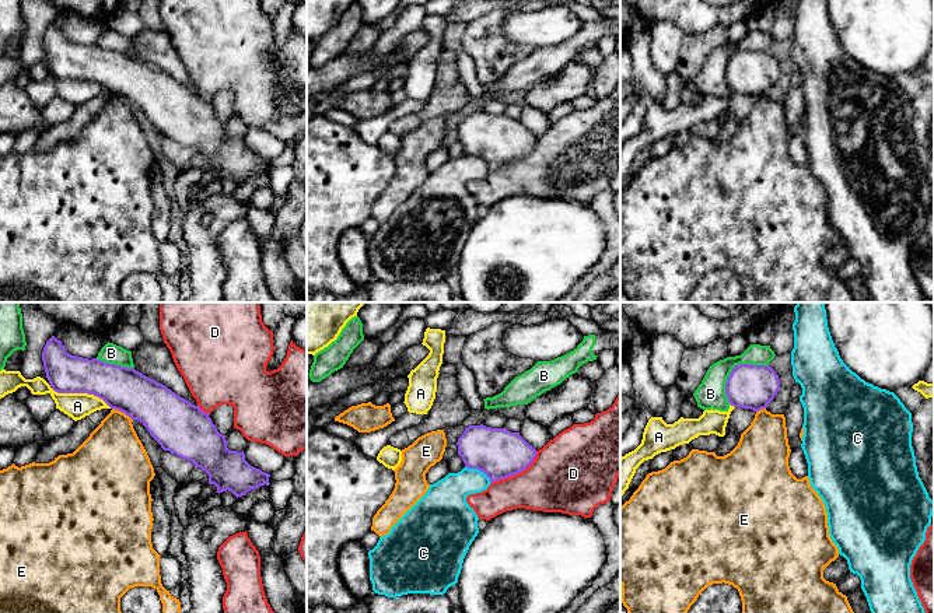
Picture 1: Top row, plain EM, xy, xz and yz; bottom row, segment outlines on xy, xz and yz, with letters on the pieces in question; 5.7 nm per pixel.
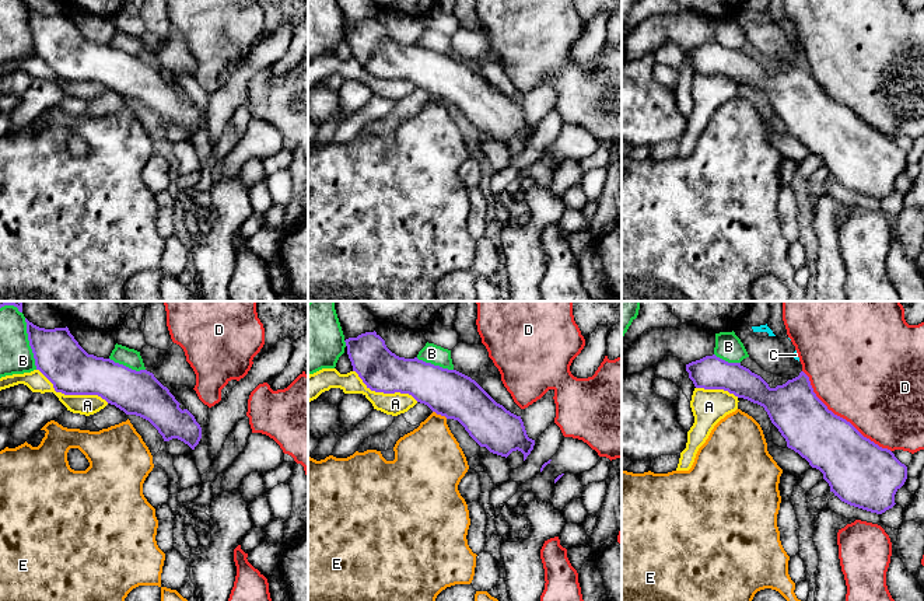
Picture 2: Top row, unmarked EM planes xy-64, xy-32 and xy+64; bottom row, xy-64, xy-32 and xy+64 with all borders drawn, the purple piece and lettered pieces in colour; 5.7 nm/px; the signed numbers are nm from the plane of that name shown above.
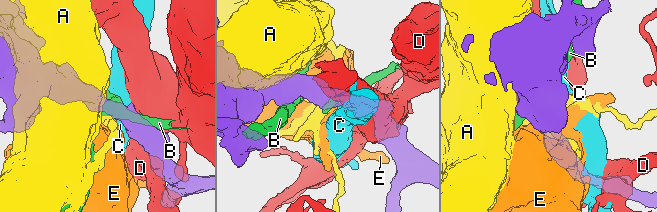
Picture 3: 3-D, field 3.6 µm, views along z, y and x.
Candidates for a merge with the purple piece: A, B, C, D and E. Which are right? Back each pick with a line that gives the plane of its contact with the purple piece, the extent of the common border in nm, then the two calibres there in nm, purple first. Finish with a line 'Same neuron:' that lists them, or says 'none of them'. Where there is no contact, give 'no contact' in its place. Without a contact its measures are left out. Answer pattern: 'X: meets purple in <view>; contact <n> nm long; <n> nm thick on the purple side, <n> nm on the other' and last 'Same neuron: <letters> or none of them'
Same neuron: none of them

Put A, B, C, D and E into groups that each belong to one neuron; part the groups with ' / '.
A / B / C / D / E

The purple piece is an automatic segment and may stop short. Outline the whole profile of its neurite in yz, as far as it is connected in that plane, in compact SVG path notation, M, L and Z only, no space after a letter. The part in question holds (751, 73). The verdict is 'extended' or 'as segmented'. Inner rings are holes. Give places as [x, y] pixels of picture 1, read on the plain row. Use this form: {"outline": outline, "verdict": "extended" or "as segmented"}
{"outline": "M735 52L725 69L725 81L730 91L753 98L766 95L779 76L779 62L769 52Z", "verdict": "as segmented"}

